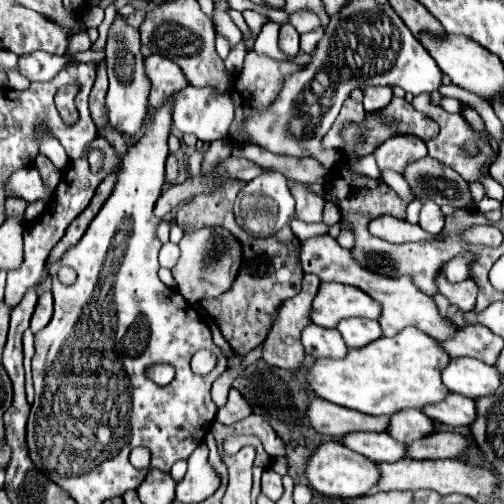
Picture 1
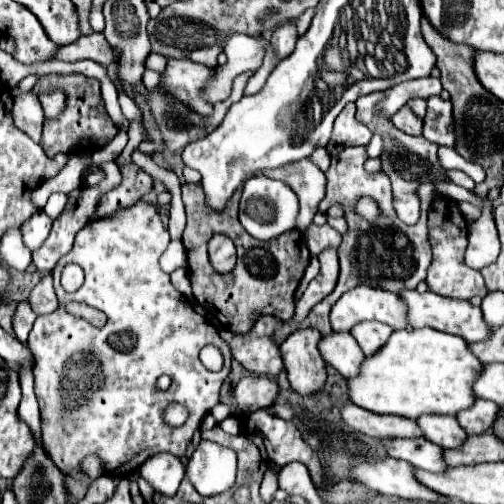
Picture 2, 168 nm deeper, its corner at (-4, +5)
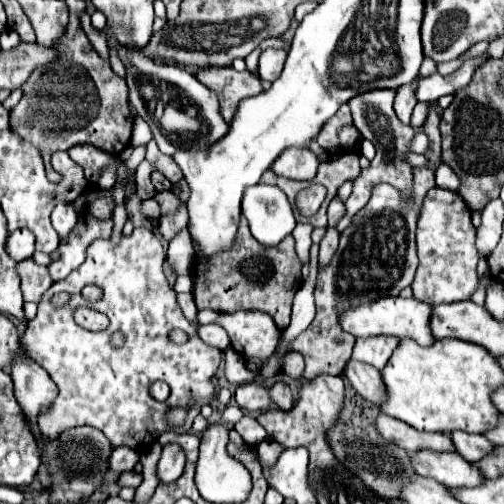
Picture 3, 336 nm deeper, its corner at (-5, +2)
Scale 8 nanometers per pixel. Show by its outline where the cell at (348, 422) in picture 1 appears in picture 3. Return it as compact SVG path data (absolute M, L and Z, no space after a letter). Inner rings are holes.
M379 415L375 419L375 429L383 439L393 441L395 445L405 449L407 453L417 451L417 449L455 451L453 443L449 443L449 435L445 435L445 433L423 433L423 431L417 431L417 429L413 429L413 427L405 425L403 421L397 421L393 417Z

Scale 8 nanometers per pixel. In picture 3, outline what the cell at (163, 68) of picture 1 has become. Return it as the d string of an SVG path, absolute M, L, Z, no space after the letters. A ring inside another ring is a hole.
M207 67L195 73L197 81L201 81L207 89L217 93L221 115L229 123L239 101L251 95L261 93L259 79L249 71L235 71L233 67Z

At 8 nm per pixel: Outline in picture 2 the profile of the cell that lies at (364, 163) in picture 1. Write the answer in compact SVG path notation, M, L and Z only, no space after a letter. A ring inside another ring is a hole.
M374 134L366 148L370 158L379 158L383 150L383 142L381 136Z

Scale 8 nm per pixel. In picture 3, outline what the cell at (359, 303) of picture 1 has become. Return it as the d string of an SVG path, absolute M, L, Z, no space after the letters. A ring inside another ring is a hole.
M381 297L377 301L361 303L339 317L339 325L343 331L355 337L369 337L369 335L393 335L393 337L411 337L419 345L431 345L435 339L429 331L429 317L431 305L417 301L417 299L403 299L403 297Z

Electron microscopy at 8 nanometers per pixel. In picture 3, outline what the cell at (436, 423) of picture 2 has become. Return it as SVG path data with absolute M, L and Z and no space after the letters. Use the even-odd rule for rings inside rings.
M453 431L449 433L455 451L469 463L479 461L481 457L485 457L485 453L489 453L493 449L493 445L489 441L485 441L485 437L475 435L475 433L465 433L465 431Z

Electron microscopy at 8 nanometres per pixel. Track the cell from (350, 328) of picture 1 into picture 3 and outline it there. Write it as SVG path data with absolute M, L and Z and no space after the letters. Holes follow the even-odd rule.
M385 335L361 337L357 339L351 357L357 361L365 361L377 369L383 369L397 345L399 345L397 337L385 337Z

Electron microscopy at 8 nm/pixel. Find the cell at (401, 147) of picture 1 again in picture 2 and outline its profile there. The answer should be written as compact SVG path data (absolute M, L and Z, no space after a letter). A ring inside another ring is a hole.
M402 106L398 110L398 114L392 116L392 122L394 122L396 128L400 128L406 134L412 134L412 136L420 136L422 134L422 120L416 118L416 114L408 106Z

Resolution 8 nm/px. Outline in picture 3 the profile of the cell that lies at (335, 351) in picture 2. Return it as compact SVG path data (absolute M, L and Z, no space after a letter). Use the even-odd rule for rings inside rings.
M349 359L347 365L345 365L343 375L349 379L349 383L353 385L353 389L361 397L369 399L371 403L383 401L385 391L381 389L381 373L373 365L367 365L363 361Z

